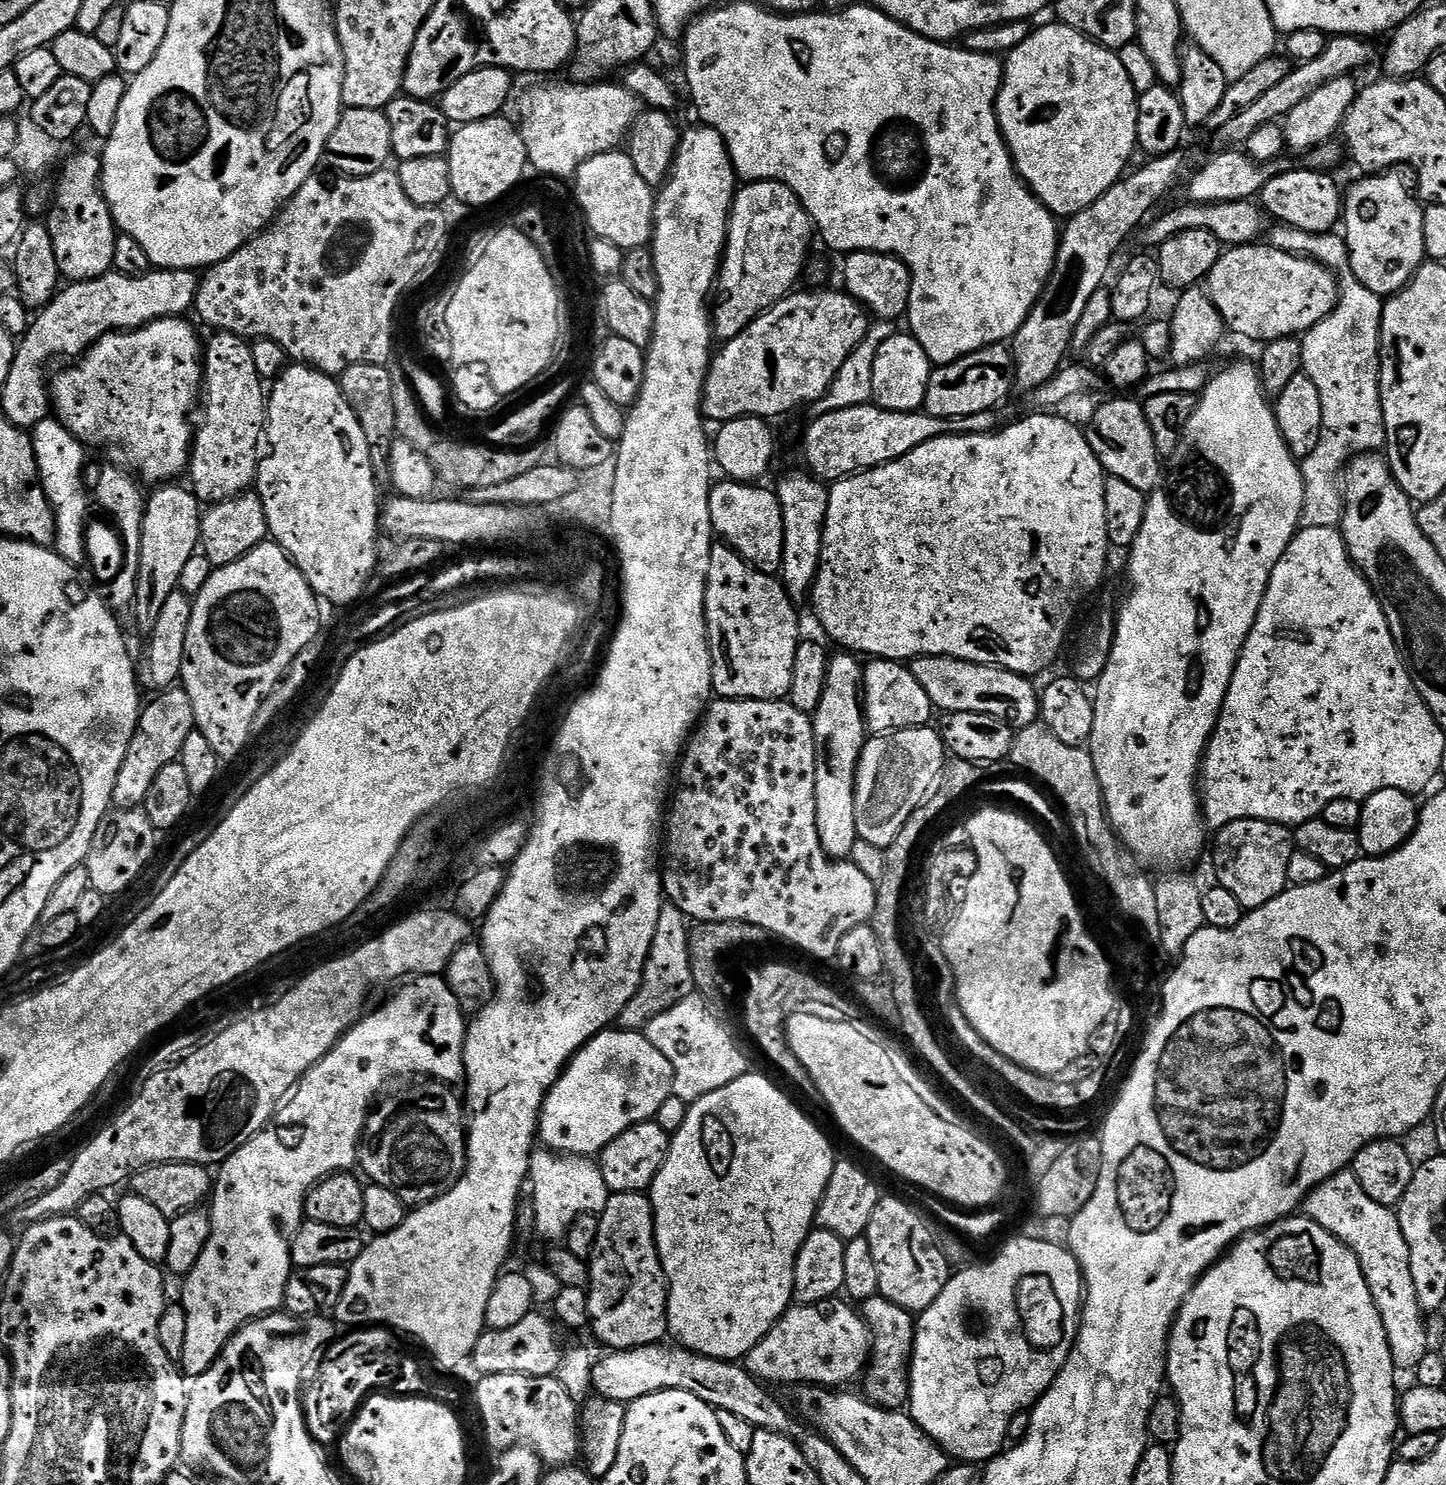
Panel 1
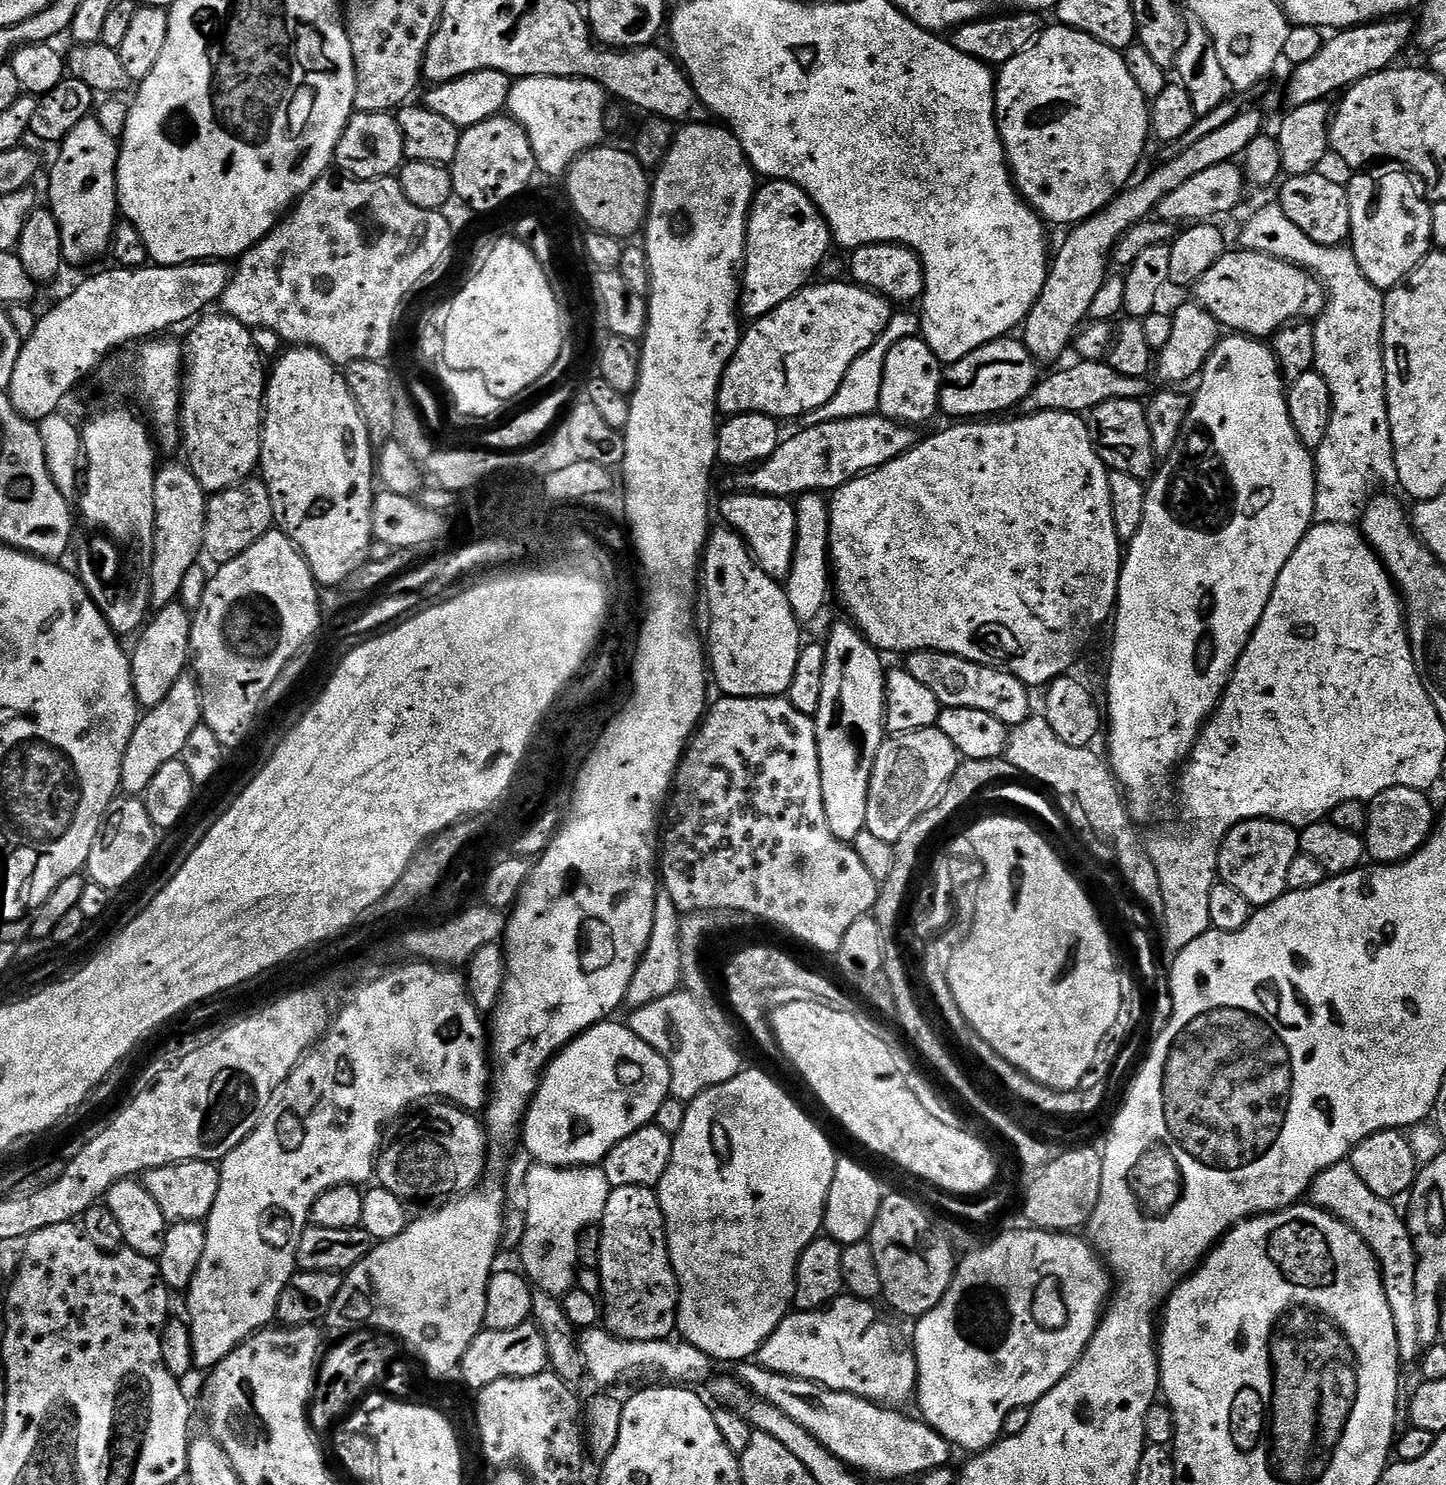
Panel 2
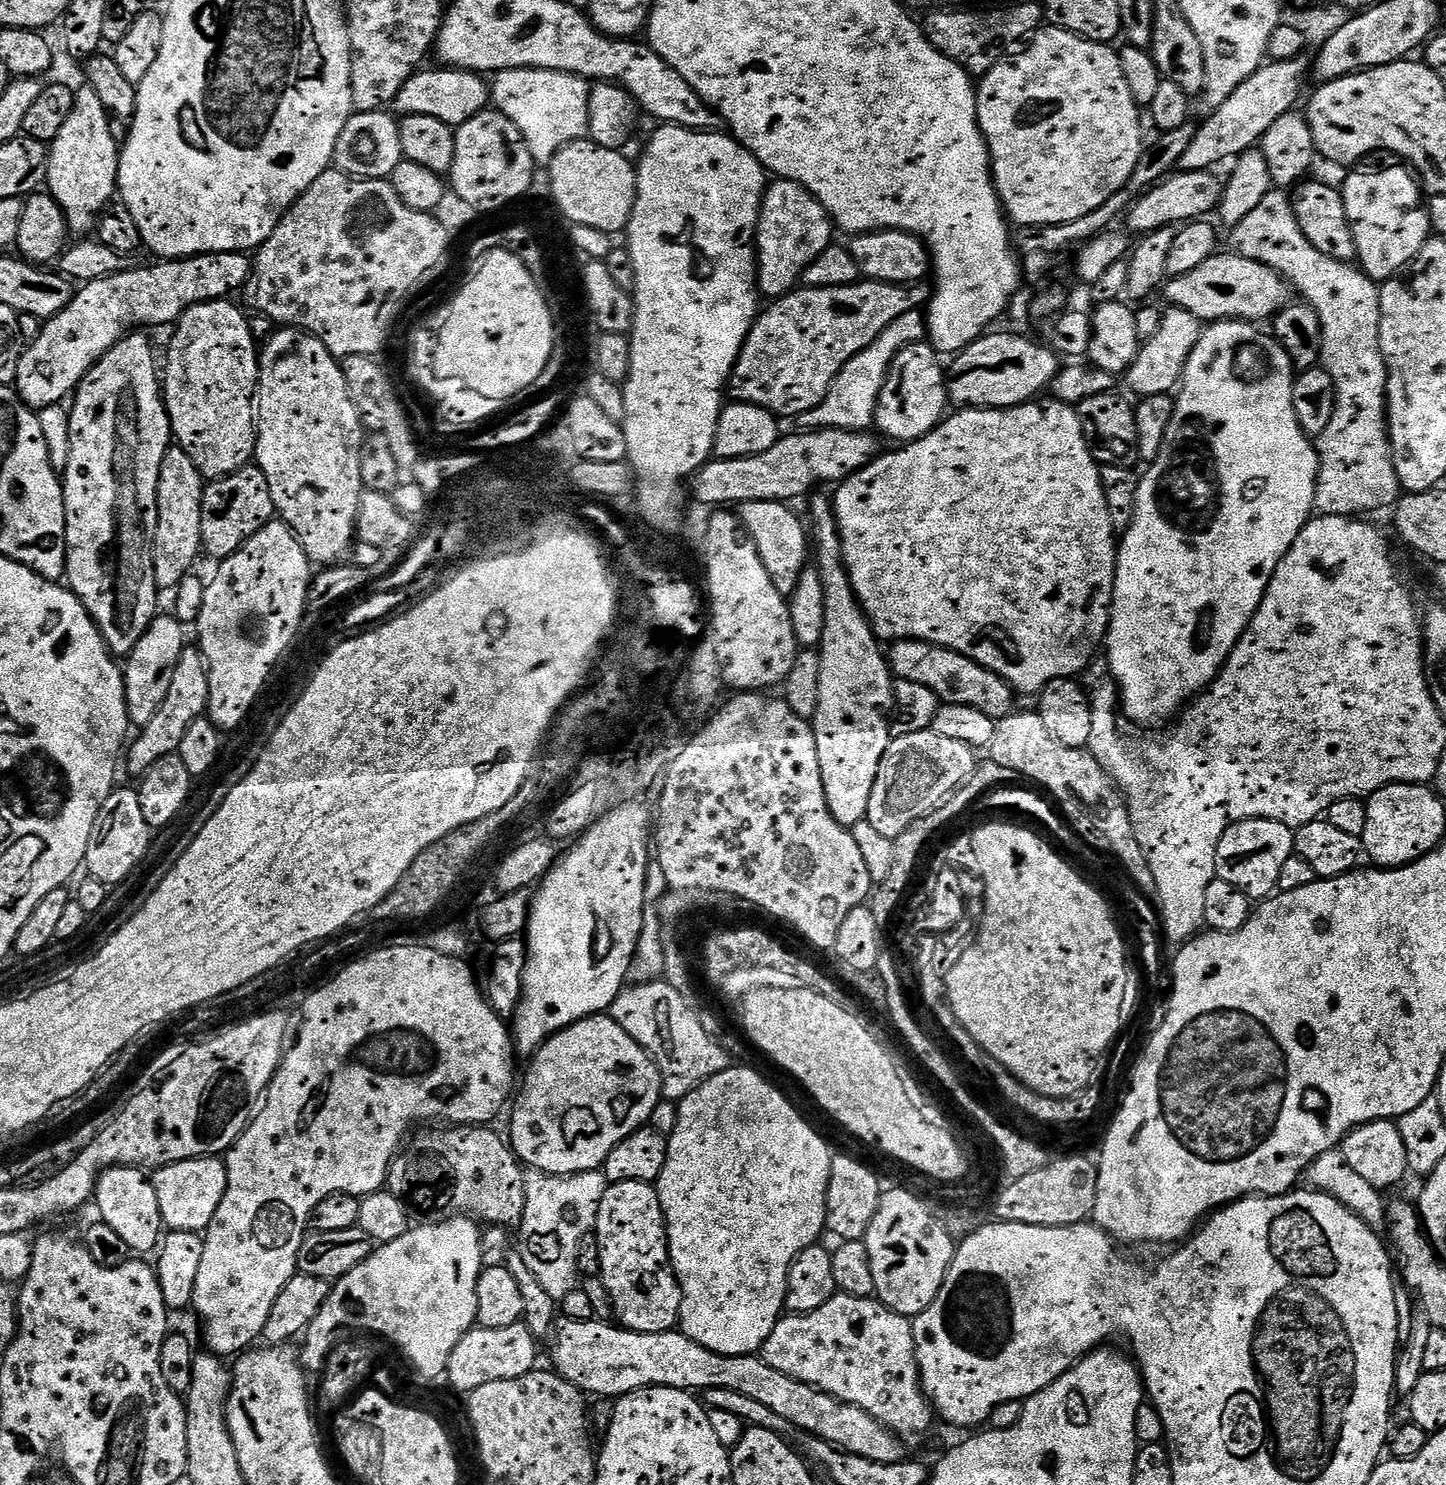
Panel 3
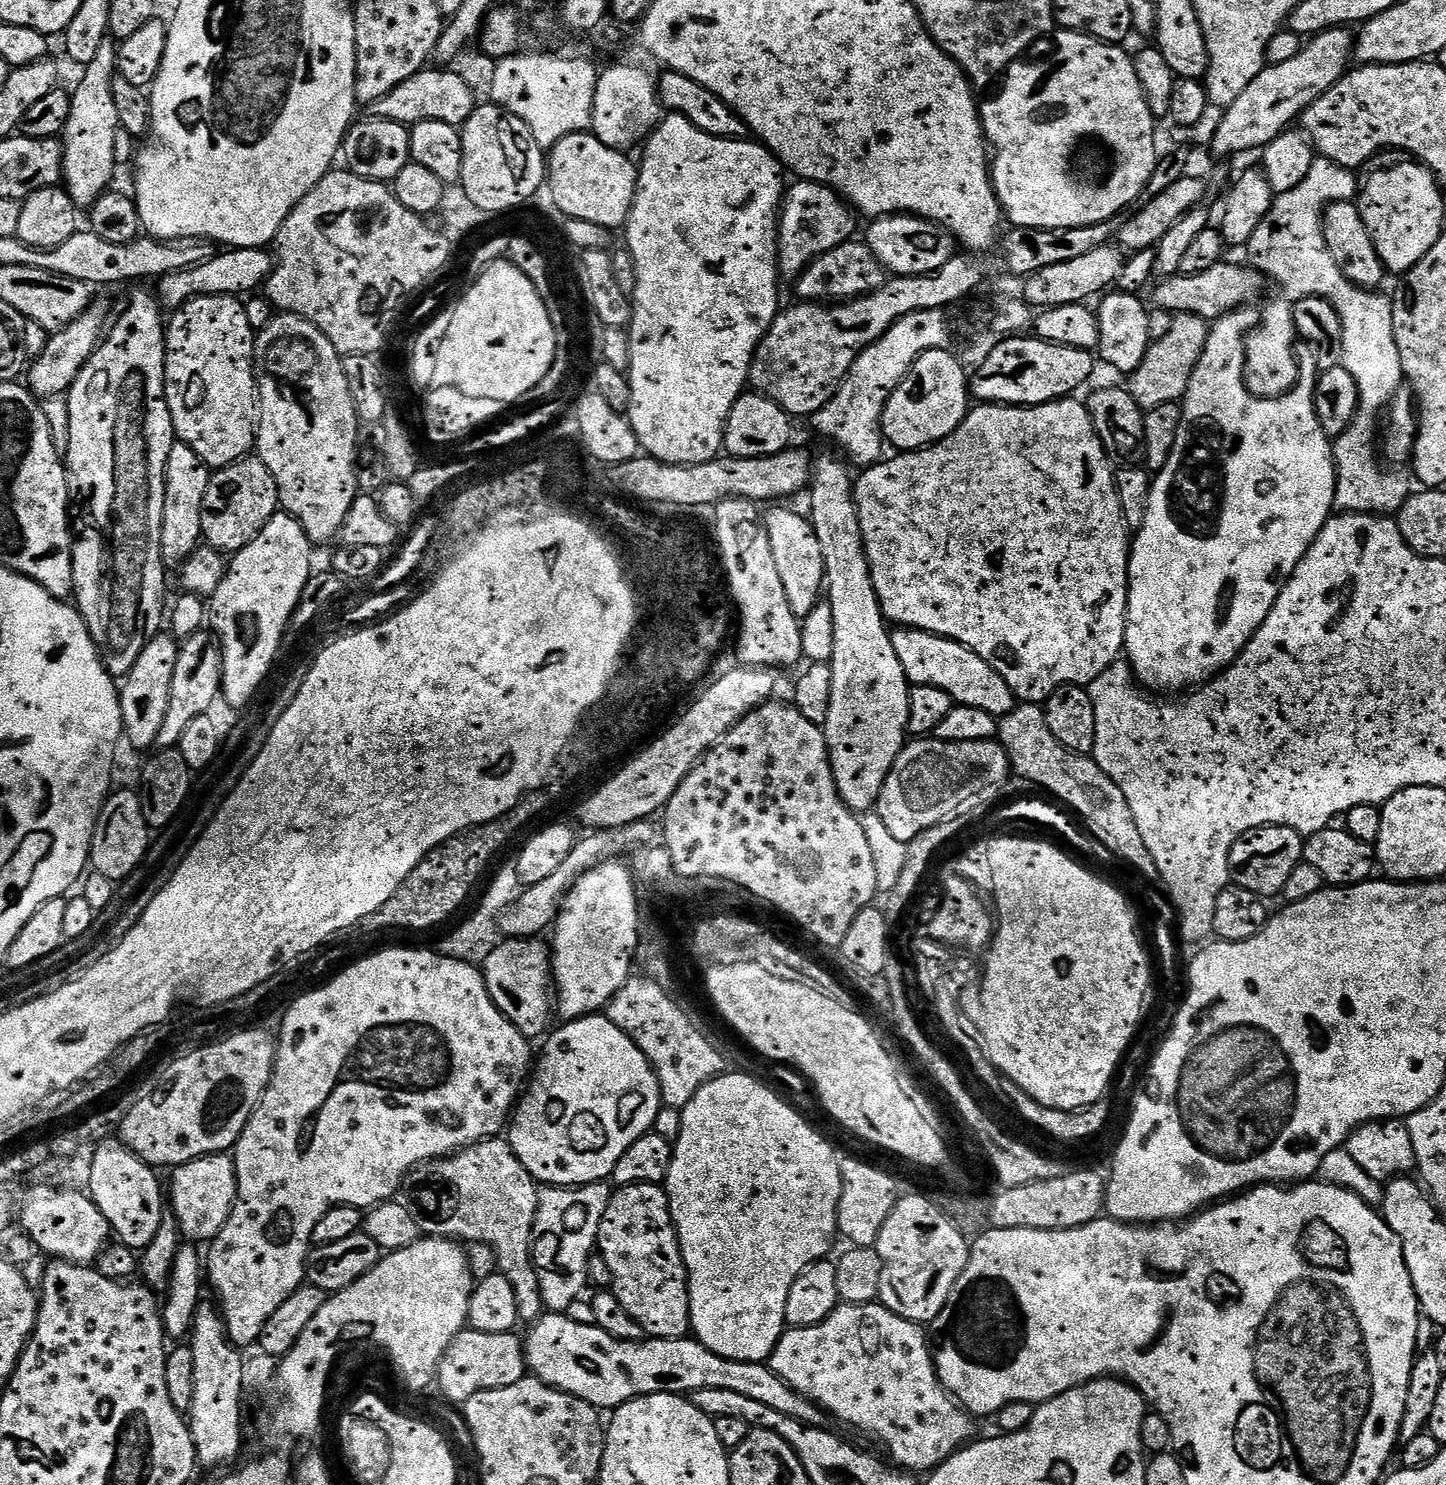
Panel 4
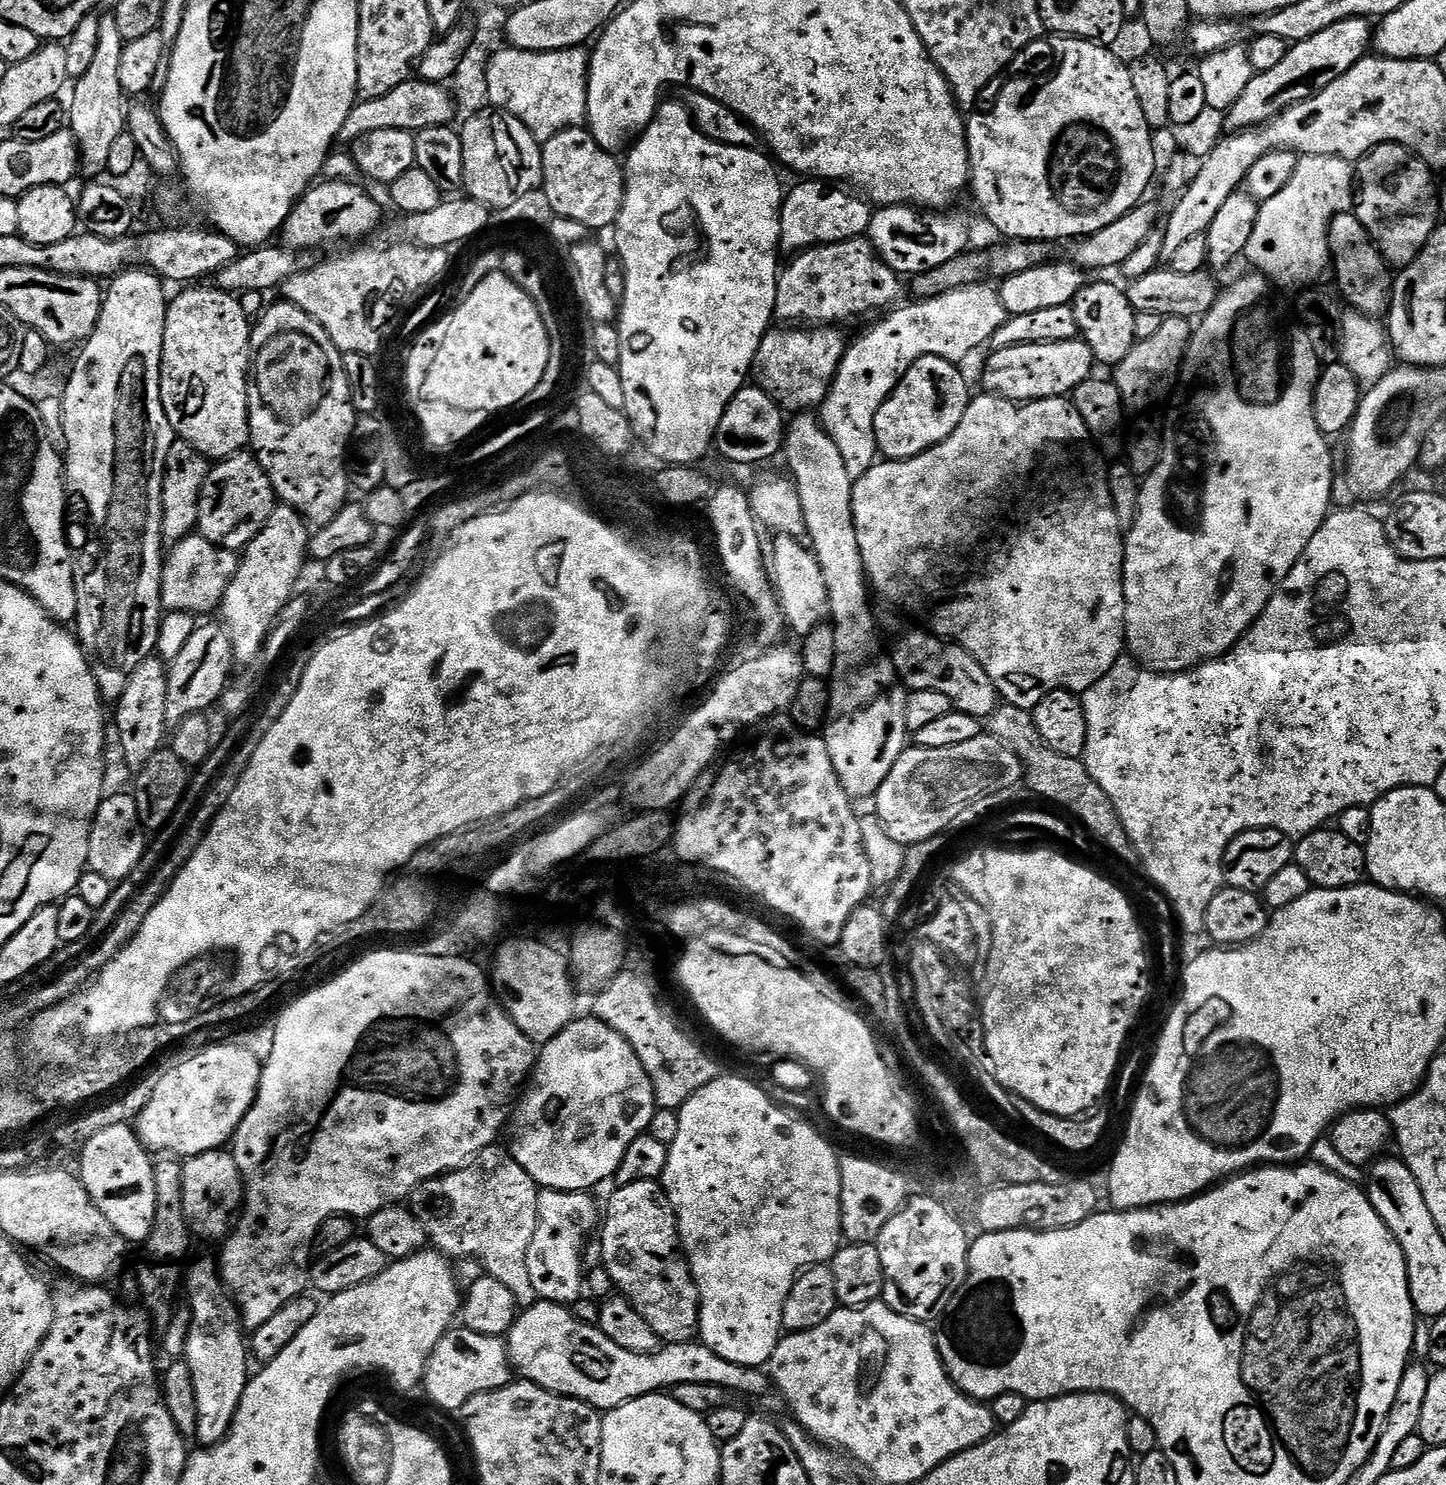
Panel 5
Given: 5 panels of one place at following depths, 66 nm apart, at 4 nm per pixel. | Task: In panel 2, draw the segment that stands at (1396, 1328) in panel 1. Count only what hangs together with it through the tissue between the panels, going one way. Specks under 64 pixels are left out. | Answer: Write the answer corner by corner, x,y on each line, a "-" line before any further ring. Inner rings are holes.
1350,1162
1335,1164
1318,1173
1312,1181
1310,1200
1316,1207
1324,1208
1338,1219
1345,1220
1376,1255
1380,1277
1384,1280
1386,1302
1390,1302
1390,1310
1394,1314
1394,1330
1398,1334
1401,1361
1415,1361
1421,1347
1418,1342
1418,1318
1414,1310
1414,1249
1405,1217
1396,1213
1397,1205
1393,1201
1378,1198
1374,1190
1369,1190
1366,1182
1358,1178

